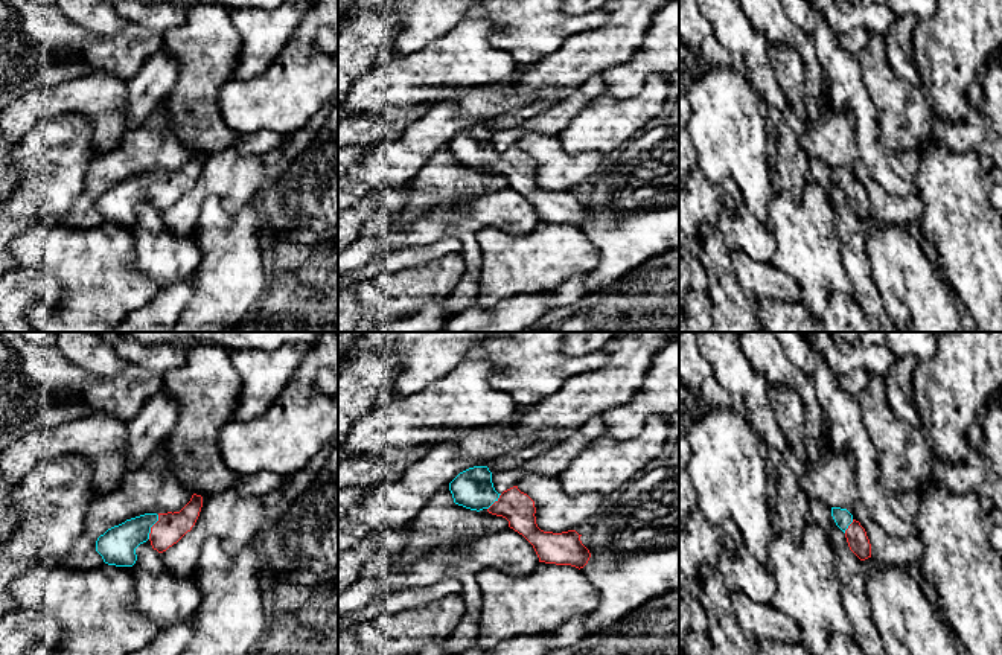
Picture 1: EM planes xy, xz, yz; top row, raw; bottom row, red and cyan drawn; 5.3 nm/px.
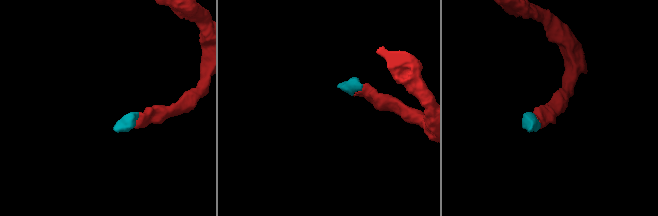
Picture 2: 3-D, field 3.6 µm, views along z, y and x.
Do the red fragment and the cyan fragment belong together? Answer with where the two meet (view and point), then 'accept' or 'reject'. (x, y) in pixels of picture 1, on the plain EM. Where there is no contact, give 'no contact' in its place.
xy (151, 186) | accept

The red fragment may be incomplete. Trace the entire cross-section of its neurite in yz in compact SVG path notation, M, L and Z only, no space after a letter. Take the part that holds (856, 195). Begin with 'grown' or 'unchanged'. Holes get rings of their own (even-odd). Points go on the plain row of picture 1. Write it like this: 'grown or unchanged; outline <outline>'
grown; outline M831 166L836 184L845 192L850 209L860 218L871 216L871 203L865 187L847 168Z

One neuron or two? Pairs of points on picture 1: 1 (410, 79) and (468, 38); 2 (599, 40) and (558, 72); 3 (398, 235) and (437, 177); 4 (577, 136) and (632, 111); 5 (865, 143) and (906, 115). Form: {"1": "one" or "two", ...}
{"1": "one", "2": "one", "3": "two", "4": "one", "5": "two"}

